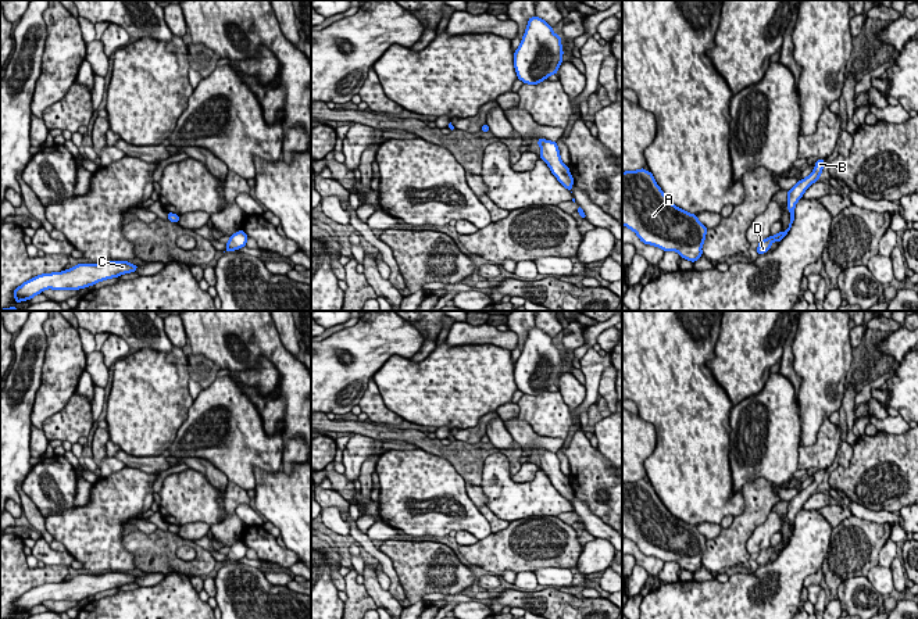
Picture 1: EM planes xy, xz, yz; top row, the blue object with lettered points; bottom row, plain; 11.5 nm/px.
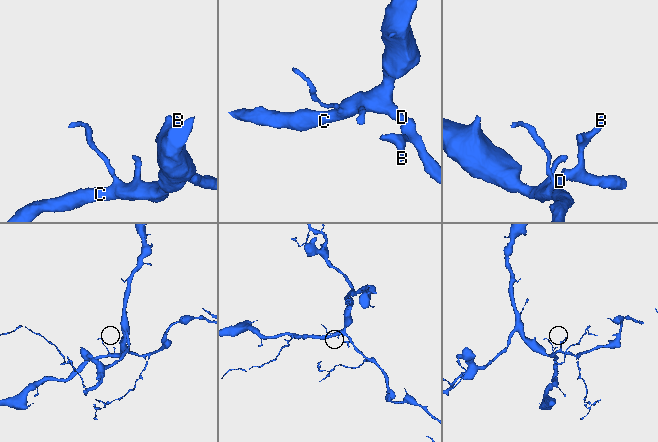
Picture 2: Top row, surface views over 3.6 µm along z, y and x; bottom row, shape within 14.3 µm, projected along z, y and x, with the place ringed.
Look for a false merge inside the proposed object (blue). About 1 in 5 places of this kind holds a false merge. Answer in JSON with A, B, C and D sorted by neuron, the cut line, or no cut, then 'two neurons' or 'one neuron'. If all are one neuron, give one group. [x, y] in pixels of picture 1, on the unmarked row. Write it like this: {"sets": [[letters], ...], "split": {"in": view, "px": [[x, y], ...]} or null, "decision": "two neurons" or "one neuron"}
{"sets": [["A", "B", "C", "D"]], "split": null, "decision": "one neuron"}

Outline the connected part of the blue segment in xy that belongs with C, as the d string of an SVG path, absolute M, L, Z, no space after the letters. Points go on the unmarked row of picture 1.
M106 572L103 575L78 575L71 580L37 586L14 601L15 613L31 611L43 601L79 601L97 593L135 583L137 576L128 572Z

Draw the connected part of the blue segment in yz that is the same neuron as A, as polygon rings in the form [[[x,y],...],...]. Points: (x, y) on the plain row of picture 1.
[[[644,479],[622,483],[622,536],[633,541],[640,552],[664,562],[676,562],[681,569],[697,572],[703,562],[707,539],[697,526],[674,516]]]

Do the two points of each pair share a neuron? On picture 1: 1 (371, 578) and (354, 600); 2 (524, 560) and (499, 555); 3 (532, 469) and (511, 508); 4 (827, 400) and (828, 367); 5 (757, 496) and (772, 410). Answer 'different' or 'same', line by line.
1: different
2: same
3: different
4: same
5: different

